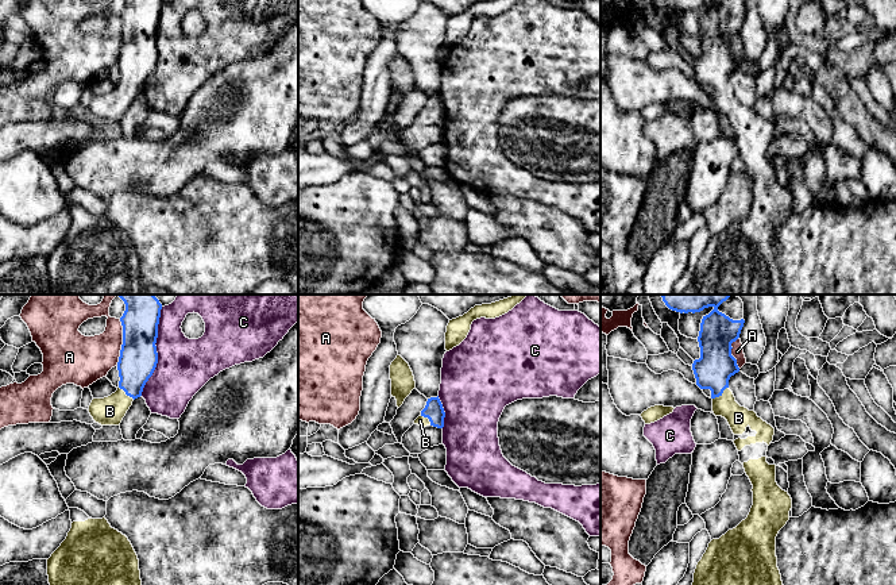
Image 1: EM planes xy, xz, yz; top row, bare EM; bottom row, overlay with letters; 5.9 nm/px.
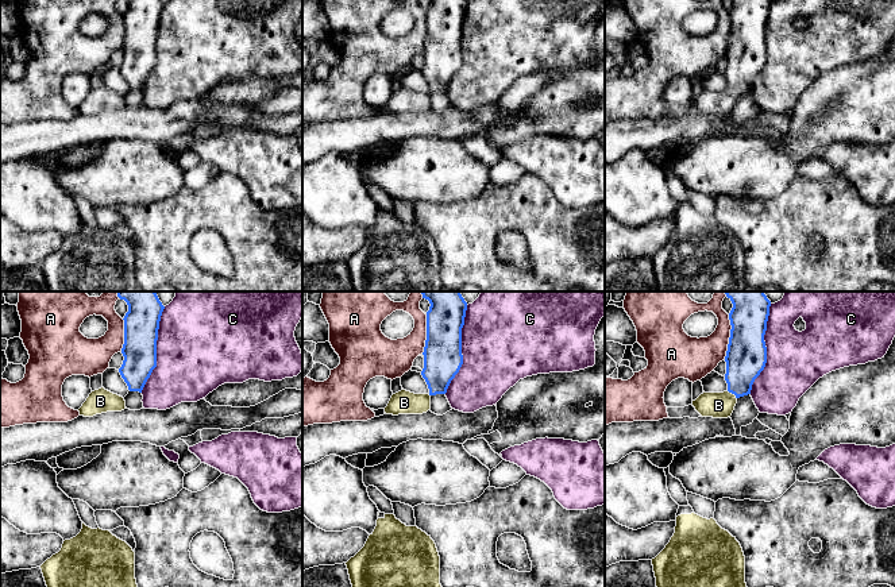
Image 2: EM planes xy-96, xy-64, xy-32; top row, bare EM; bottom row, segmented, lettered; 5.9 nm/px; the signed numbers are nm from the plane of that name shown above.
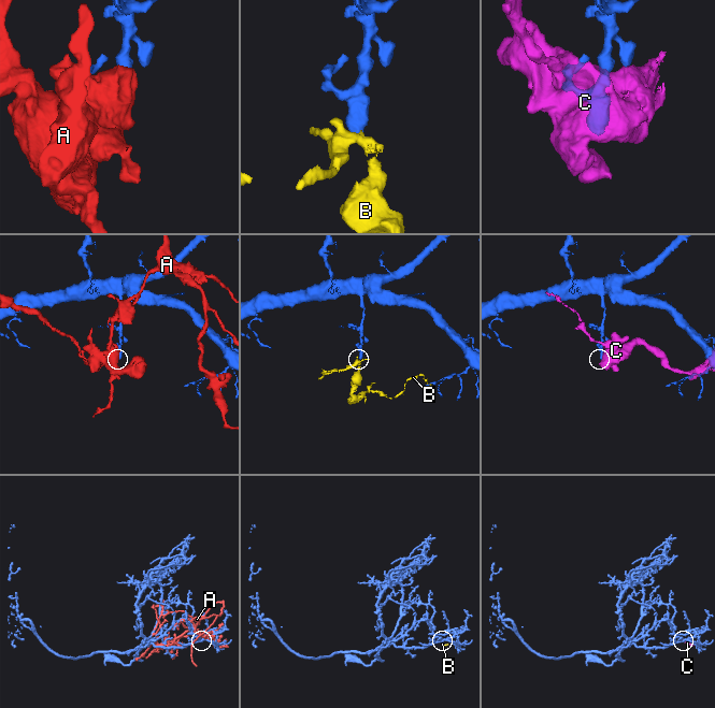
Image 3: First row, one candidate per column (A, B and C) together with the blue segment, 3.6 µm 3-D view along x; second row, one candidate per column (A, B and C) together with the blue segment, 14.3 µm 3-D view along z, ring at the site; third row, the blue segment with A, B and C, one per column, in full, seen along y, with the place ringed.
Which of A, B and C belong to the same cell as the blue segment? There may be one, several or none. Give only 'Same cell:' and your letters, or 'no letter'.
Same cell: B

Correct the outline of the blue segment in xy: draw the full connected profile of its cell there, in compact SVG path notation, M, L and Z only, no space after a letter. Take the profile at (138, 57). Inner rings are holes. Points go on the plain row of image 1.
M124 0L125 8L120 15L123 23L123 42L117 59L119 85L115 91L104 96L93 96L89 103L89 111L93 118L101 123L120 123L132 99L142 93L143 85L152 73L157 61L157 35L161 15L161 0Z

